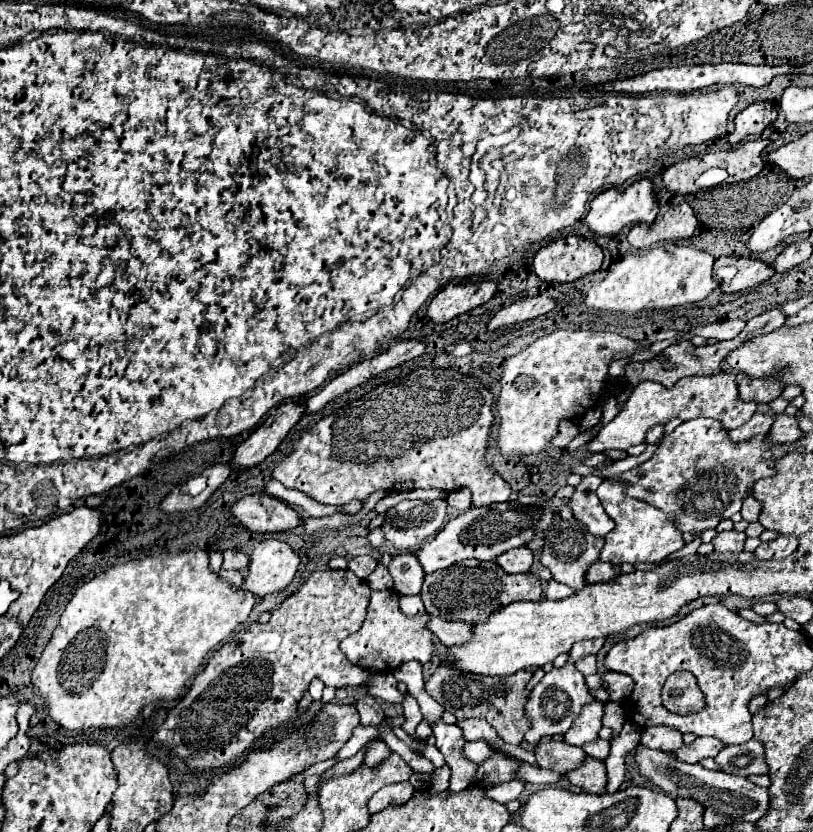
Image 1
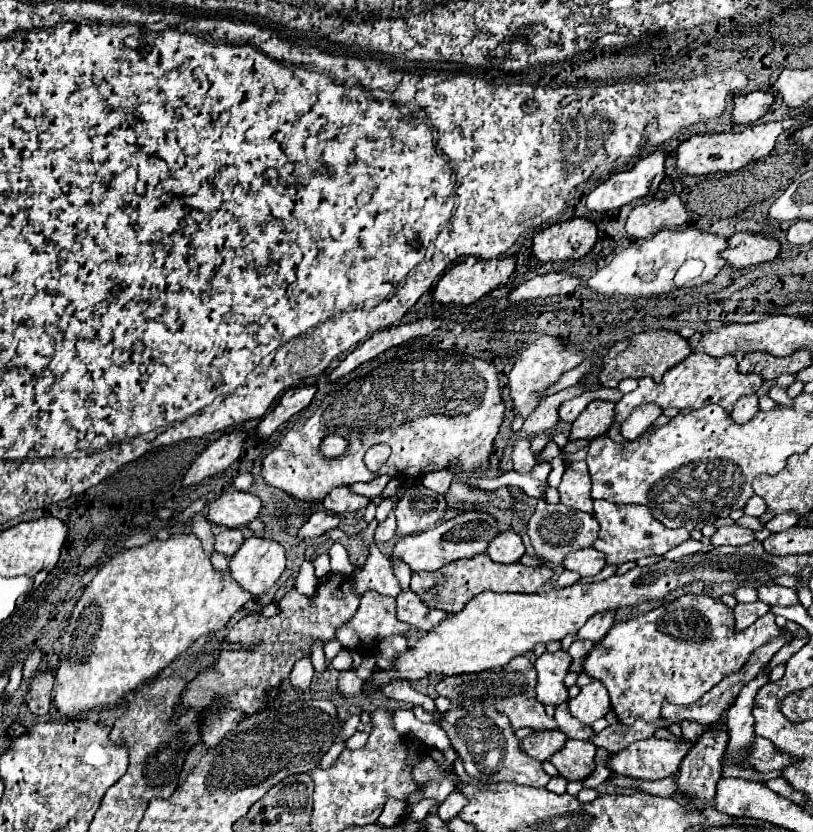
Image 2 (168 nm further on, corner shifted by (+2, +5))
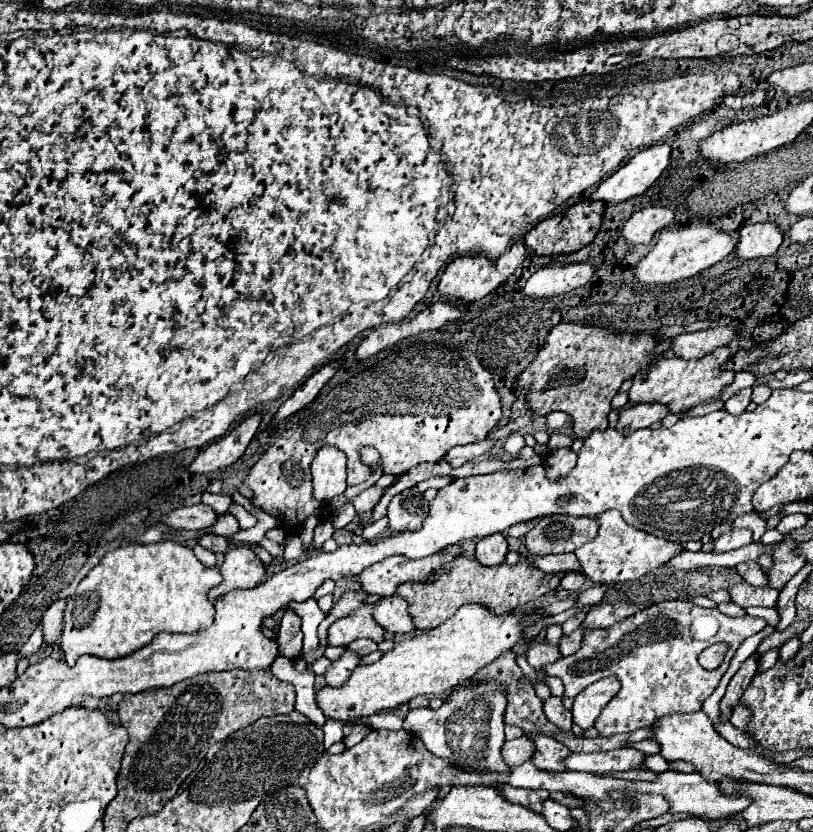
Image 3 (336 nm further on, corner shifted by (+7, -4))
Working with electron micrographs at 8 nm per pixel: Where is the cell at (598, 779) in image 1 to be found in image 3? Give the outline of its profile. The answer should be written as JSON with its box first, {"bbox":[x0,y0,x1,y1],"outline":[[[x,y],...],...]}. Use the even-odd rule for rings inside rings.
{"bbox":[531,734,569,772],"outline":[[[531,734],[531,740],[535,742],[537,750],[533,756],[533,764],[541,770],[547,772],[561,772],[567,770],[565,766],[565,758],[569,756],[569,748],[561,742],[557,742],[551,736],[541,736],[541,734]]]}

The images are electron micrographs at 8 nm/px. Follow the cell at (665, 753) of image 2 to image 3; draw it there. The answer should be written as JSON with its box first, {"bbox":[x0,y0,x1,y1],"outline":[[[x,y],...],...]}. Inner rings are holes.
{"bbox":[565,748,645,776],"outline":[[[621,748],[621,750],[595,752],[595,754],[573,752],[569,754],[565,762],[569,770],[607,776],[607,774],[617,774],[617,772],[641,770],[645,766],[645,754],[635,748]]]}

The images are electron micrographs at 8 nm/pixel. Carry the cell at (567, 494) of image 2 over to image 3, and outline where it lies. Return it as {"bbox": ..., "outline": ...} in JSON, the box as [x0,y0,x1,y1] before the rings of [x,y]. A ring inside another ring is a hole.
{"bbox":[543,448,577,480],"outline":[[[559,448],[559,450],[551,452],[545,458],[543,466],[545,466],[545,472],[547,472],[549,480],[557,480],[557,478],[561,480],[561,478],[565,478],[573,470],[575,462],[577,462],[577,454],[573,450]]]}

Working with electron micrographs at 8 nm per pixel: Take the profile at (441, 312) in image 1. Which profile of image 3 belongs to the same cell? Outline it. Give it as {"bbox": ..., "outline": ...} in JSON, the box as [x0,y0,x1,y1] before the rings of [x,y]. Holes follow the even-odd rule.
{"bbox":[439,242,527,302],"outline":[[[515,242],[505,254],[501,254],[501,258],[491,260],[485,256],[469,256],[469,258],[455,258],[453,262],[447,264],[441,280],[439,280],[439,294],[445,298],[457,298],[463,302],[475,302],[485,298],[491,290],[495,290],[499,284],[503,284],[517,266],[523,264],[527,256],[527,248],[523,242]]]}

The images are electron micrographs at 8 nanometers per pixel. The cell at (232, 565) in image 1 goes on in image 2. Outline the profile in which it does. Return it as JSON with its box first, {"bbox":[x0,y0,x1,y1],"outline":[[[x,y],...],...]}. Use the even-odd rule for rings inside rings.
{"bbox":[214,529,244,557],"outline":[[[224,529],[216,533],[214,549],[226,557],[232,557],[240,549],[242,541],[244,541],[244,533],[240,529]]]}

